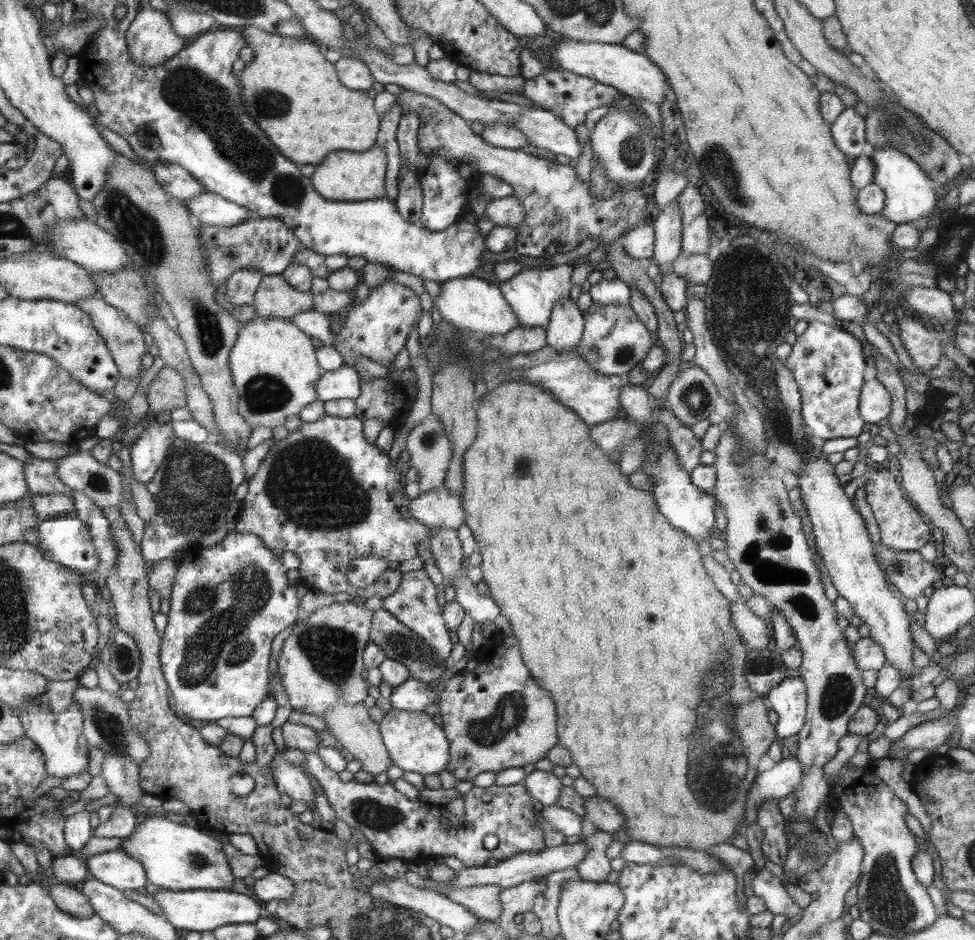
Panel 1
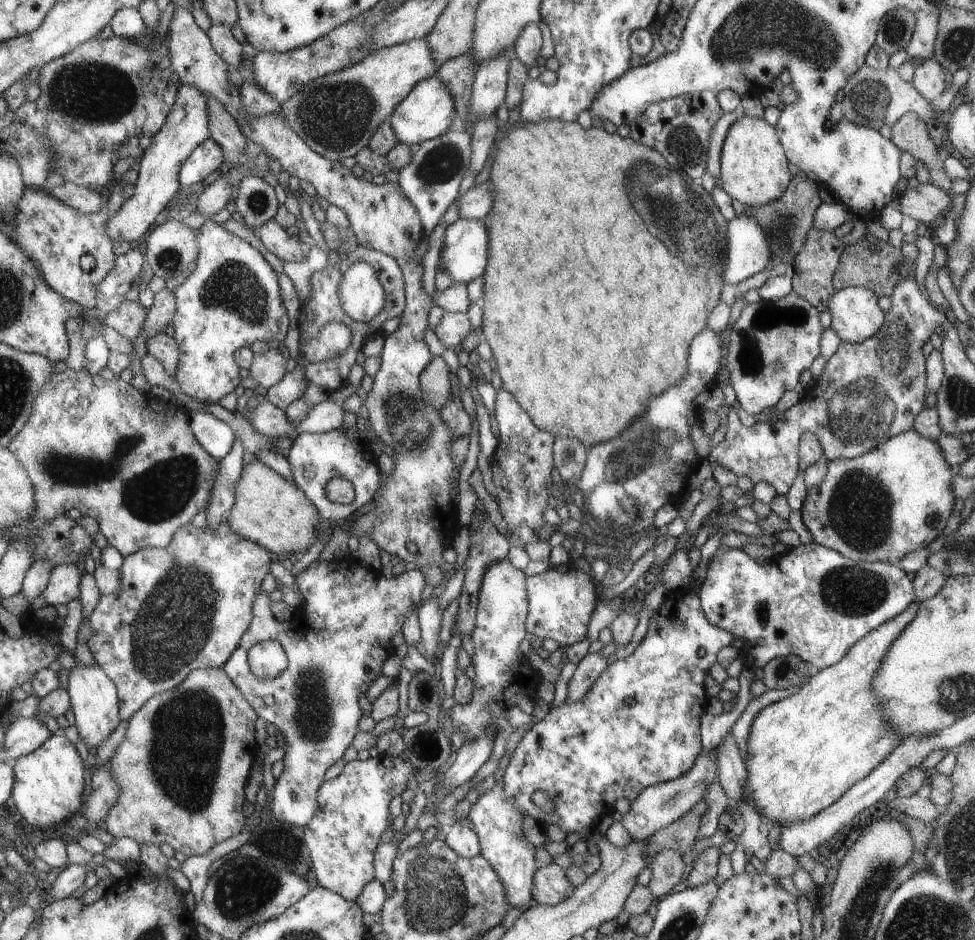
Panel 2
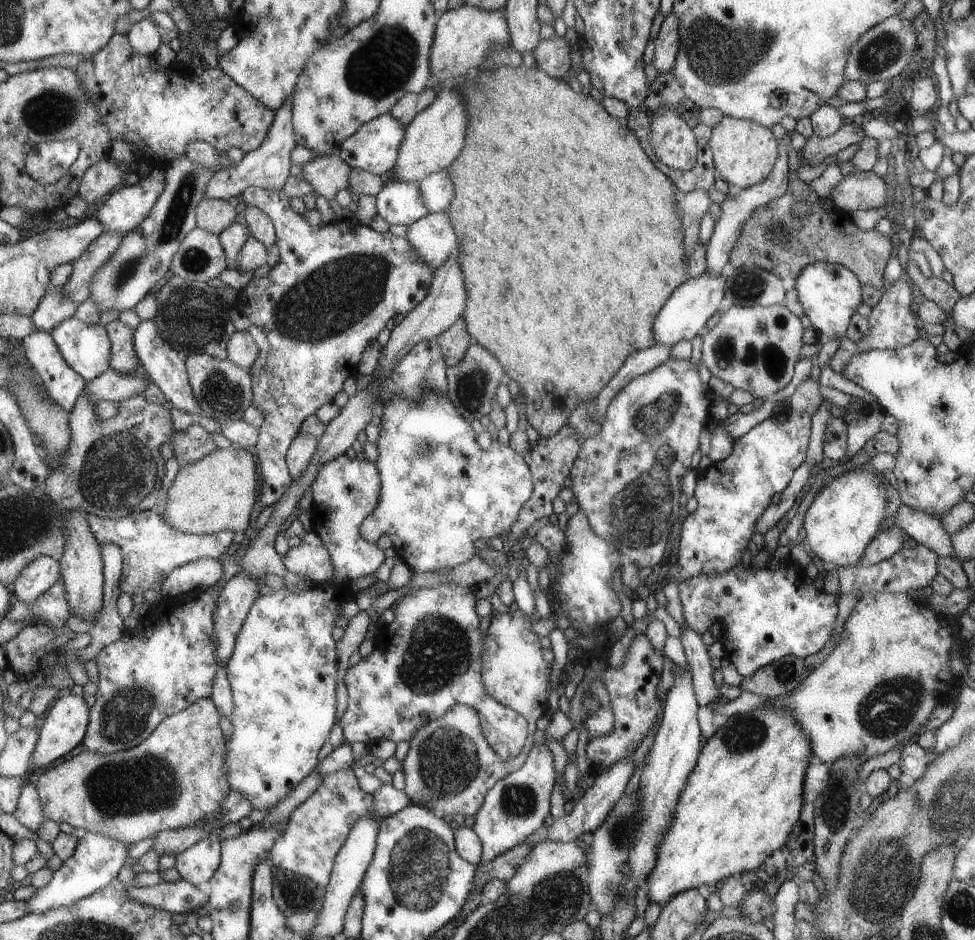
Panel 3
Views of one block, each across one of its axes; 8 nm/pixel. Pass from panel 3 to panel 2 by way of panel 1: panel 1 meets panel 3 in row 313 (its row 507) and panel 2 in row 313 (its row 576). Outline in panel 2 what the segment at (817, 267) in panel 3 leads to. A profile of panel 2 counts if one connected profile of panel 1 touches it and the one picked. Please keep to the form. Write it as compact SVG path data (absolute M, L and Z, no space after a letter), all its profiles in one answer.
M844 287L831 296L829 312L831 314L831 327L843 340L852 344L860 344L871 339L880 327L886 322L886 313L878 304L879 296L872 289L866 287Z

